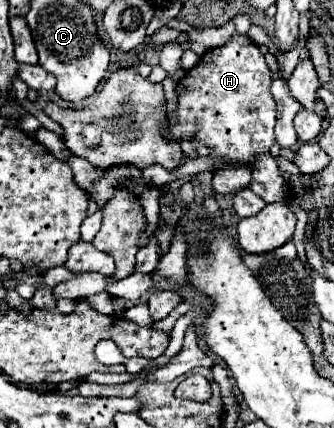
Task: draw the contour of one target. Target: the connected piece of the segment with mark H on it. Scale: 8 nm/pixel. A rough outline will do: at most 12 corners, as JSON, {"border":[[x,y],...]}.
{"border":[[247,35],[177,85],[167,137],[197,137],[219,169],[275,143],[269,67]]}

